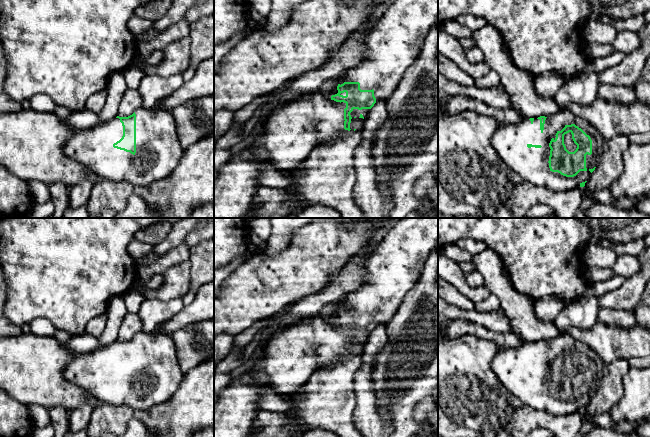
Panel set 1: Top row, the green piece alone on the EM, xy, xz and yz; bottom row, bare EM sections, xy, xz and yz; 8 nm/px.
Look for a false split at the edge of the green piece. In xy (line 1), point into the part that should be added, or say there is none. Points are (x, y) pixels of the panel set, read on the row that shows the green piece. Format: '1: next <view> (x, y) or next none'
1: next xy (158, 151)

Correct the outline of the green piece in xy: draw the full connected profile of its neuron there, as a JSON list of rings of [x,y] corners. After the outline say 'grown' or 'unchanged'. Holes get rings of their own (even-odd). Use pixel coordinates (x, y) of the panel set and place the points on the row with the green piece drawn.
[[[141,107],[128,117],[117,116],[108,122],[74,132],[65,144],[64,152],[98,179],[126,181],[144,187],[166,178],[178,165],[184,149],[171,111]]]; grown

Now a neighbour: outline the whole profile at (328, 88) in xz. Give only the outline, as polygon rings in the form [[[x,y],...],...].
[[[330,78],[324,81],[319,87],[318,91],[331,100],[331,96],[337,93],[338,79]]]

